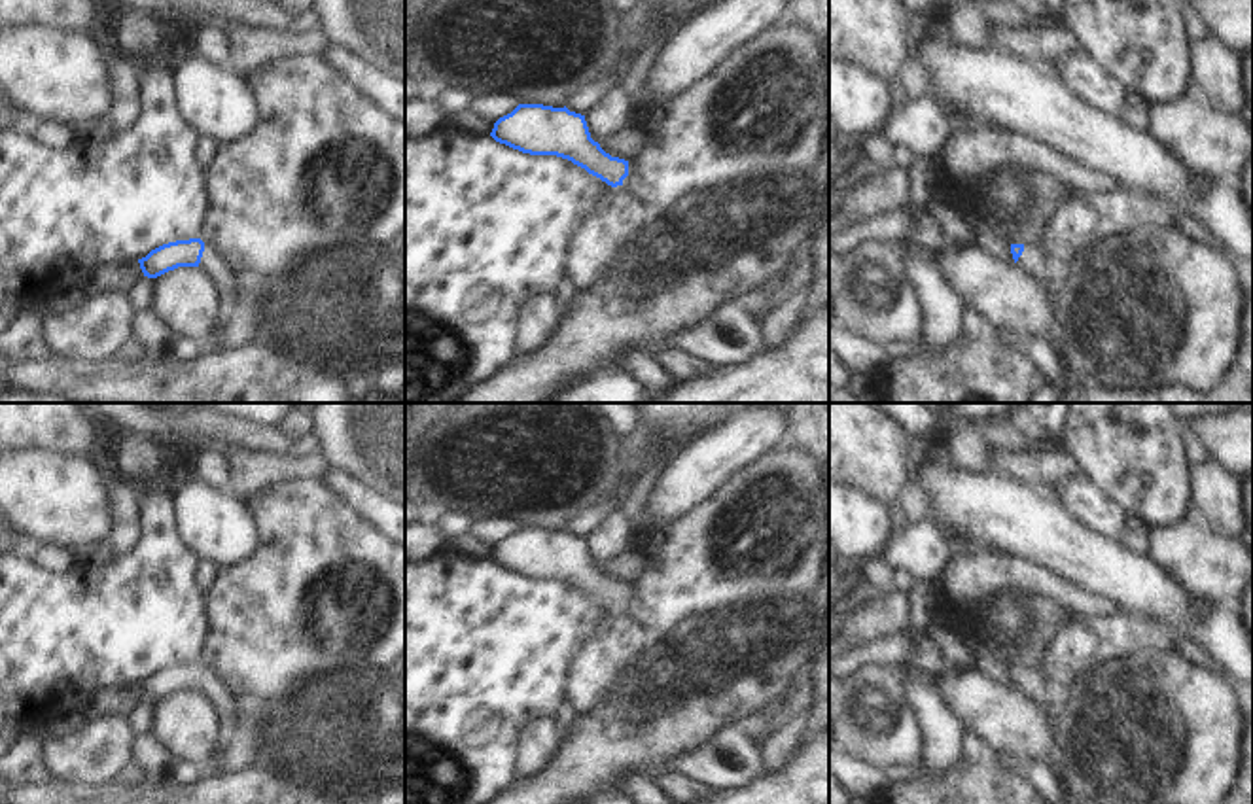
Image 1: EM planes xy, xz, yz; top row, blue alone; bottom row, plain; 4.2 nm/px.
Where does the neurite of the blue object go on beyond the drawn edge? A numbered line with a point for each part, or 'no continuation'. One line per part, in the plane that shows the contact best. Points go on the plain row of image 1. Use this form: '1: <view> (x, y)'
1: xy (241, 751)

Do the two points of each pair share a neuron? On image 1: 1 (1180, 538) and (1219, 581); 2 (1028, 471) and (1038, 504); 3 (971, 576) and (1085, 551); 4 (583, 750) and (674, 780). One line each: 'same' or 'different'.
1: same
2: different
3: different
4: different

